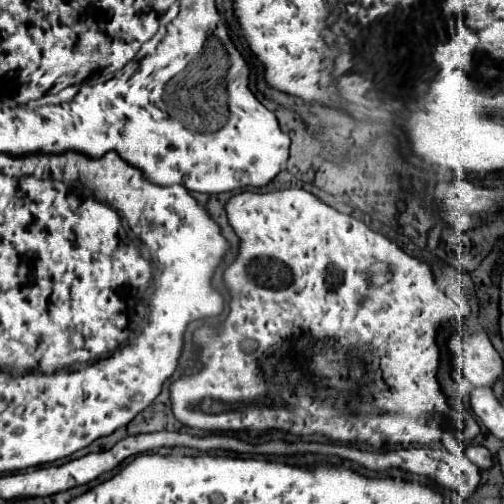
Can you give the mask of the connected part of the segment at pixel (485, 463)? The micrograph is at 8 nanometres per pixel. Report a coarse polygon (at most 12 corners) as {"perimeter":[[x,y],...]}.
{"perimeter":[[483,445],[465,447],[465,455],[481,469],[493,465]]}

